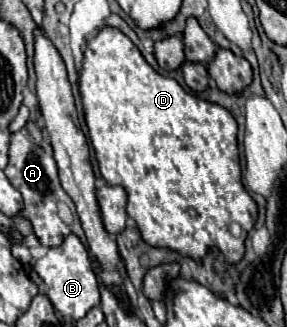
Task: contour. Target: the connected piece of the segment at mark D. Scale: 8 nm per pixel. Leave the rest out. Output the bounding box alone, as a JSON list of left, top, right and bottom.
[79,26,257,264]

